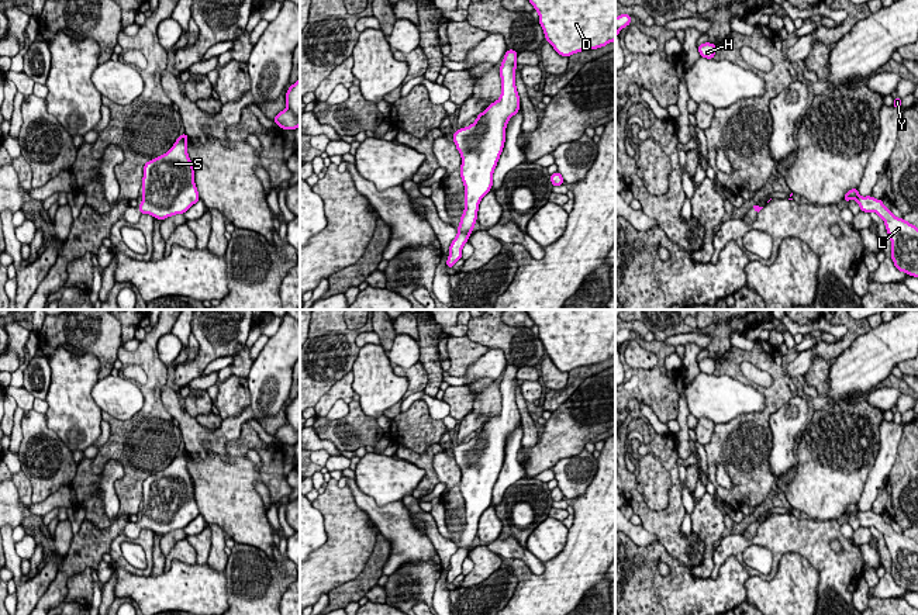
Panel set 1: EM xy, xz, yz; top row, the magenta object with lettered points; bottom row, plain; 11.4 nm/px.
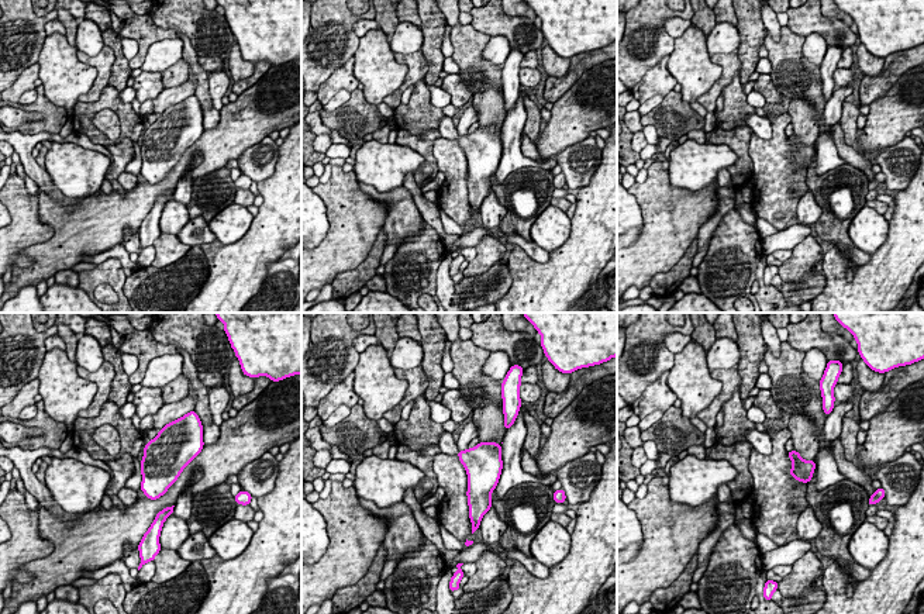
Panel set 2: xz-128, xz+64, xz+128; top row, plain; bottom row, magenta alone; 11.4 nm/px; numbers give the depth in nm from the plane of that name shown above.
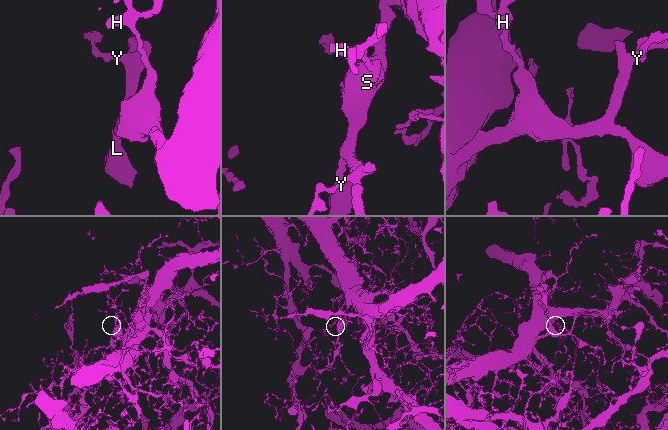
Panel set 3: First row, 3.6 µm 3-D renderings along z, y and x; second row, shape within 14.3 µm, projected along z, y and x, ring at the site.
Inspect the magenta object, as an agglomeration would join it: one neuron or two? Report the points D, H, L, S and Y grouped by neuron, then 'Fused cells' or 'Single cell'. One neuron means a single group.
Groups: D H L S Y. Single cell

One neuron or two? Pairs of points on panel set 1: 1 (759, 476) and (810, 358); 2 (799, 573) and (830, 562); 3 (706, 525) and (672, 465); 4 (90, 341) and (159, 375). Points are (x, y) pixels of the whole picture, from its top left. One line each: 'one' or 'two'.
1: two
2: two
3: two
4: two

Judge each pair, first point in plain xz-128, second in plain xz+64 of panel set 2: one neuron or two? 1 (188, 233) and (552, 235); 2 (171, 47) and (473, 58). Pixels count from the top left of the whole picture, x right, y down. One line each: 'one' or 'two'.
1: two
2: two

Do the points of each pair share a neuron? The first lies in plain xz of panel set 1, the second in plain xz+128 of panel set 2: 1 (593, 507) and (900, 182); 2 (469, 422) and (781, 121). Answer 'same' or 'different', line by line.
1: different
2: same

